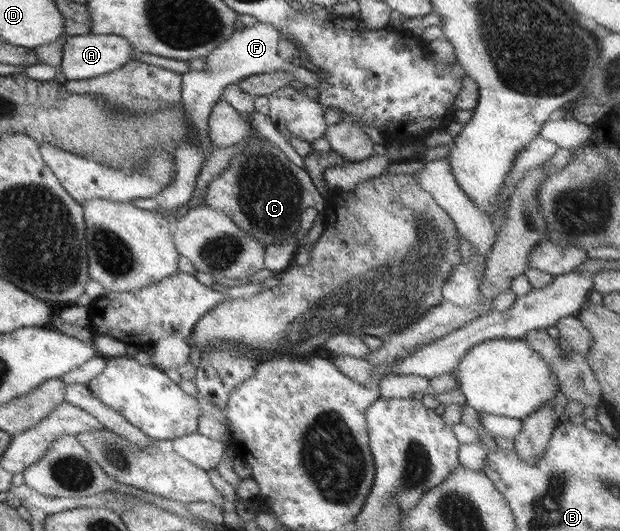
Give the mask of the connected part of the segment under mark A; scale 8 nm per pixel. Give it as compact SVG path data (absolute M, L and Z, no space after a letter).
M88 32L75 36L66 35L65 39L63 60L59 69L68 80L87 80L112 73L132 61L132 57L138 54L132 49L128 39L117 35L96 35Z

